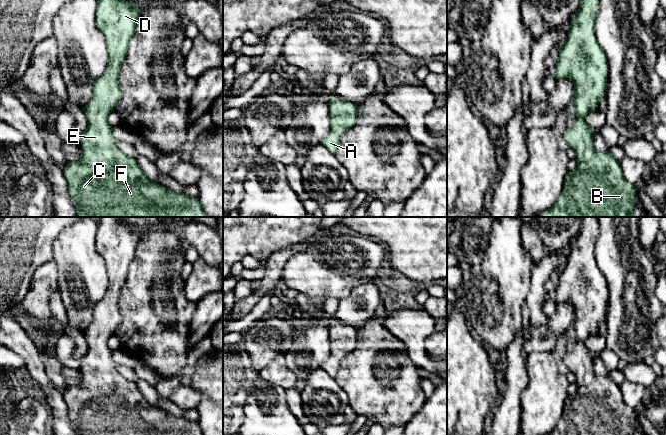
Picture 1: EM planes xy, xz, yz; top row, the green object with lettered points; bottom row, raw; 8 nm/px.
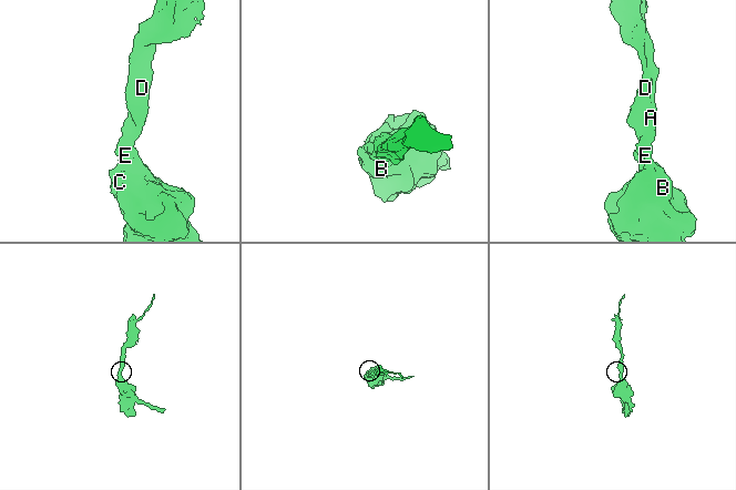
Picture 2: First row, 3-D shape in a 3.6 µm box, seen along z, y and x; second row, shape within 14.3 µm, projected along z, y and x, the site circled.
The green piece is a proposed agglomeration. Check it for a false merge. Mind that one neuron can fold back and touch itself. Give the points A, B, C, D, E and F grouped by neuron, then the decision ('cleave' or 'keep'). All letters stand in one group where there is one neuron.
groups A B C D E F; keep

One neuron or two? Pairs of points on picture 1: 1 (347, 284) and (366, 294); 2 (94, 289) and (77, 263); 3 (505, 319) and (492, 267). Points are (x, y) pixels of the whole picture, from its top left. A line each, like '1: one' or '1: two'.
1: two
2: one
3: one

